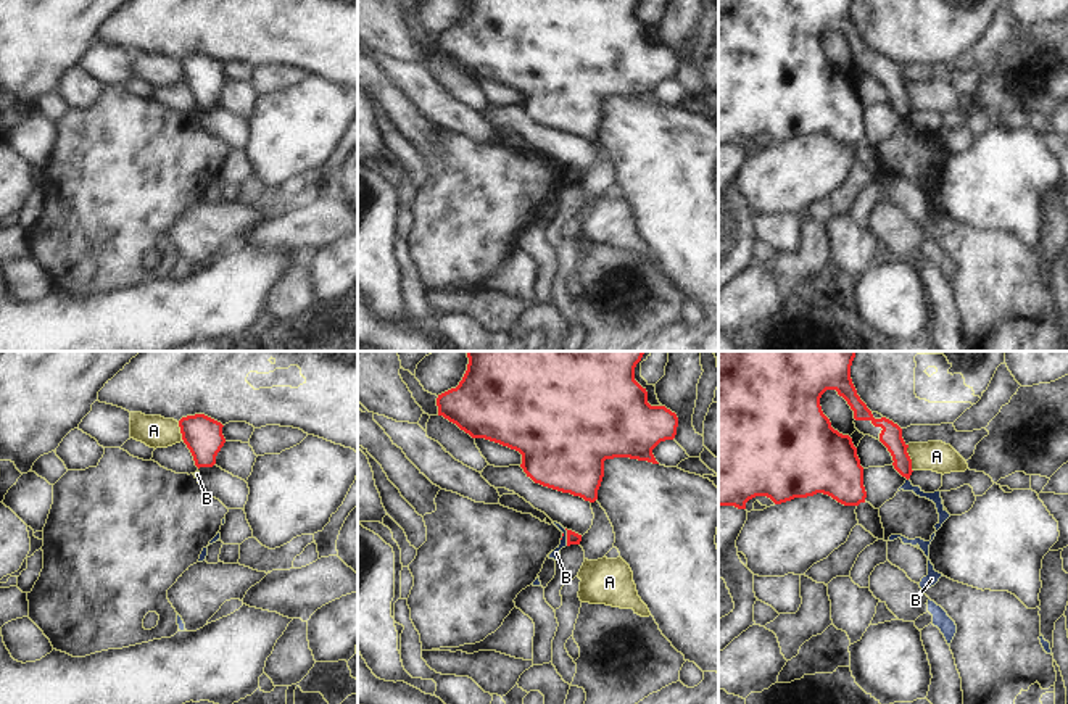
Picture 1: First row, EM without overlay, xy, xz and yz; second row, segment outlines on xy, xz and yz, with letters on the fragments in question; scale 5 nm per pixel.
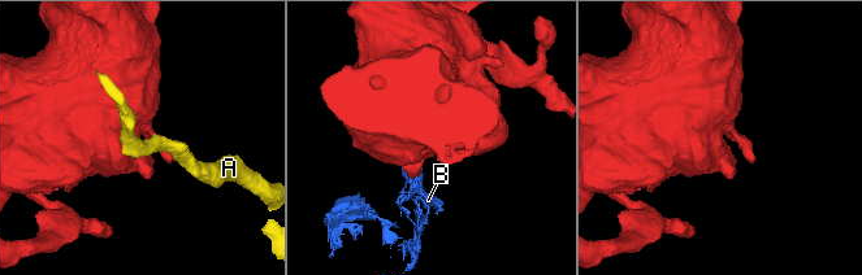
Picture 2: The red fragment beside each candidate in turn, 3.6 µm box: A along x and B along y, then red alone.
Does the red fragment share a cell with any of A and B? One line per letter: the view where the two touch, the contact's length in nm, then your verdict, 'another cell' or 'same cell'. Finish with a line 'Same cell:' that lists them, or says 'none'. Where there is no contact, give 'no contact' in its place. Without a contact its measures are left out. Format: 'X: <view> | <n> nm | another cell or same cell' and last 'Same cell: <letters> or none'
A: yz | 140 nm | another cell
B: xz | 90 nm | another cell
Same cell: none

